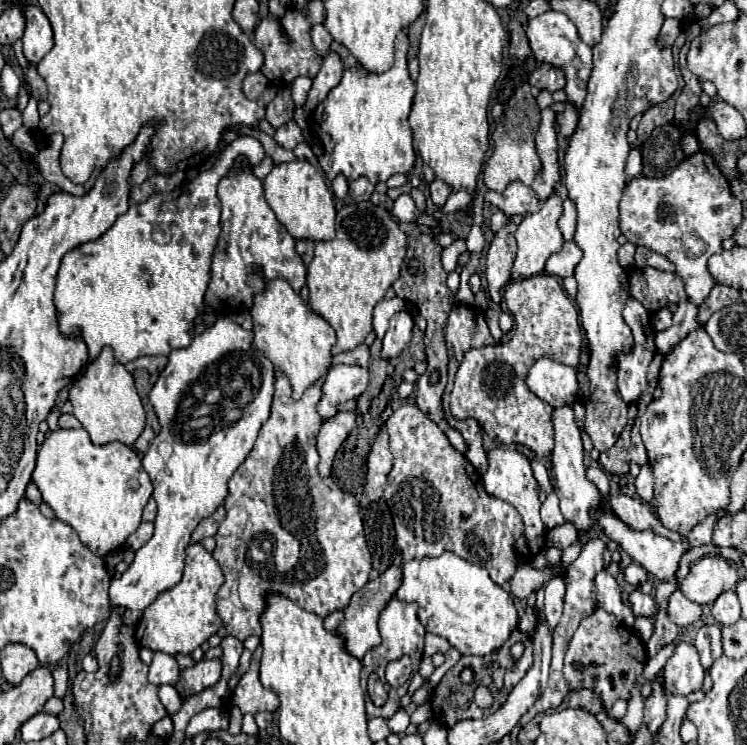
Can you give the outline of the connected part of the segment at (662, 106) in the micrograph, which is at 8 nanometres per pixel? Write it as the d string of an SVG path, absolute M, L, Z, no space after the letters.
M679 77L679 87L675 93L673 93L667 101L659 103L659 105L653 105L651 109L647 109L647 111L643 113L641 123L639 123L639 127L637 127L637 141L635 141L635 145L633 145L633 147L641 147L641 145L643 145L643 141L651 135L651 131L653 131L657 125L665 125L665 123L671 123L671 121L673 121L675 101L677 101L677 97L681 95L683 87L683 78Z

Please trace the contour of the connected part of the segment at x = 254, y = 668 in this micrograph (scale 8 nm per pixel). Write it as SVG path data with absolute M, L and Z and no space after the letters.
M261 647L253 651L251 667L245 675L241 675L235 691L233 691L233 705L245 713L259 713L259 711L275 711L279 707L279 697L273 691L267 691L259 681L259 661L261 661Z

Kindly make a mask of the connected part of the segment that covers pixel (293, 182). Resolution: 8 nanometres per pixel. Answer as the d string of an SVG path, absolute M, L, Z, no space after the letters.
M291 161L283 165L275 165L273 171L263 181L265 199L279 223L287 229L293 239L311 239L311 241L327 241L335 237L335 203L333 193L325 183L321 171L317 171L307 161Z

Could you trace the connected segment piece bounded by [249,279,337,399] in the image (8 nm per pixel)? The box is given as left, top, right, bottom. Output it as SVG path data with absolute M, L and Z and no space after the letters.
M285 279L265 281L263 291L255 293L253 307L249 309L253 319L253 347L259 349L277 371L283 371L293 387L293 397L299 399L303 391L327 373L331 365L331 347L337 343L333 327L317 313L311 313L299 293L291 289Z

